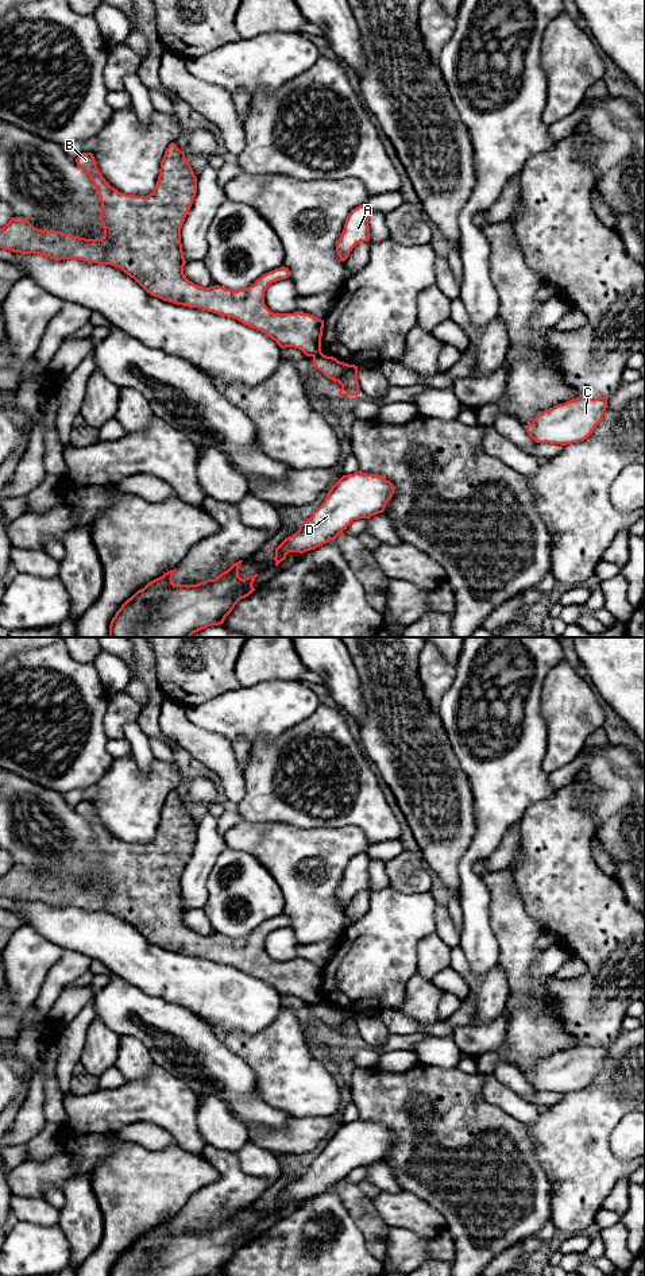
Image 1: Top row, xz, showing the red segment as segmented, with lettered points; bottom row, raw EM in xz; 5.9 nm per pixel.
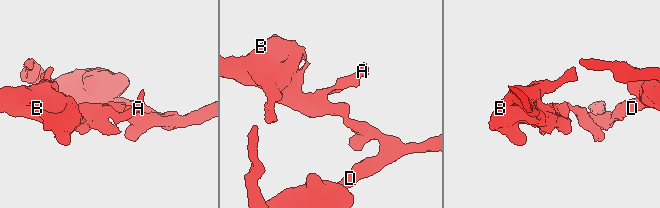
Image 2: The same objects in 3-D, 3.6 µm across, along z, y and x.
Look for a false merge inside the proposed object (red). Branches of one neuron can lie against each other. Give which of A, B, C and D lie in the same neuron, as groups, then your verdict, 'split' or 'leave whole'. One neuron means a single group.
A B / C D | split

